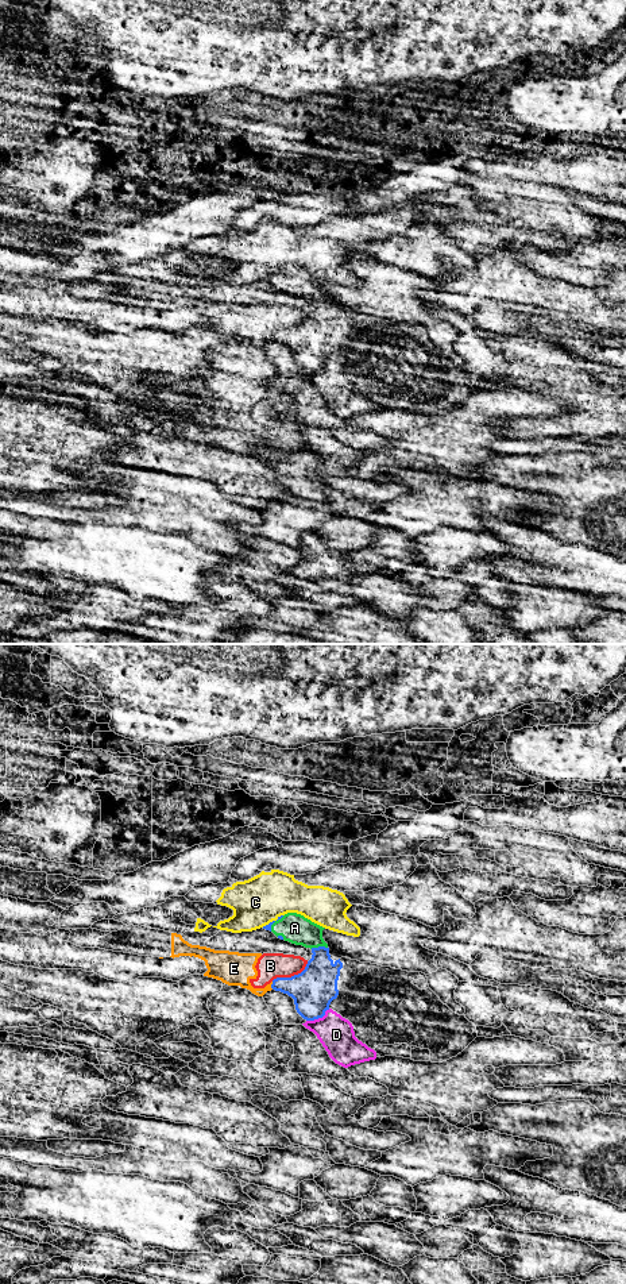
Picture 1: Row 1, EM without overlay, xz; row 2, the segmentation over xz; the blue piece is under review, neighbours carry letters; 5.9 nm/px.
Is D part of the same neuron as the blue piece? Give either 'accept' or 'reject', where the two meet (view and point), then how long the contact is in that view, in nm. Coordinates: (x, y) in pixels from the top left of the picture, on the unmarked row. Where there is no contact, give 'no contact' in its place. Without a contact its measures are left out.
reject; meets blue in xz at (319, 369); contact 160 nm long

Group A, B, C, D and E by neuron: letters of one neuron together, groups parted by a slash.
A / B E / C / D

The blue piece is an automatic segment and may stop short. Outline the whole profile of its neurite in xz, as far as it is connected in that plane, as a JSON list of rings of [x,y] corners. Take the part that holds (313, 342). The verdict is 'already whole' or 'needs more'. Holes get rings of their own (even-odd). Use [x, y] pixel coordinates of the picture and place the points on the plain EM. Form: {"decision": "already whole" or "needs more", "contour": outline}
{"decision": "needs more", "contour": [[[287,265],[263,278],[278,290],[312,301],[305,321],[291,329],[277,329],[271,340],[294,351],[297,365],[306,373],[322,370],[337,350],[337,332],[343,315],[333,313],[328,296],[322,290],[325,279],[297,265]]]}

